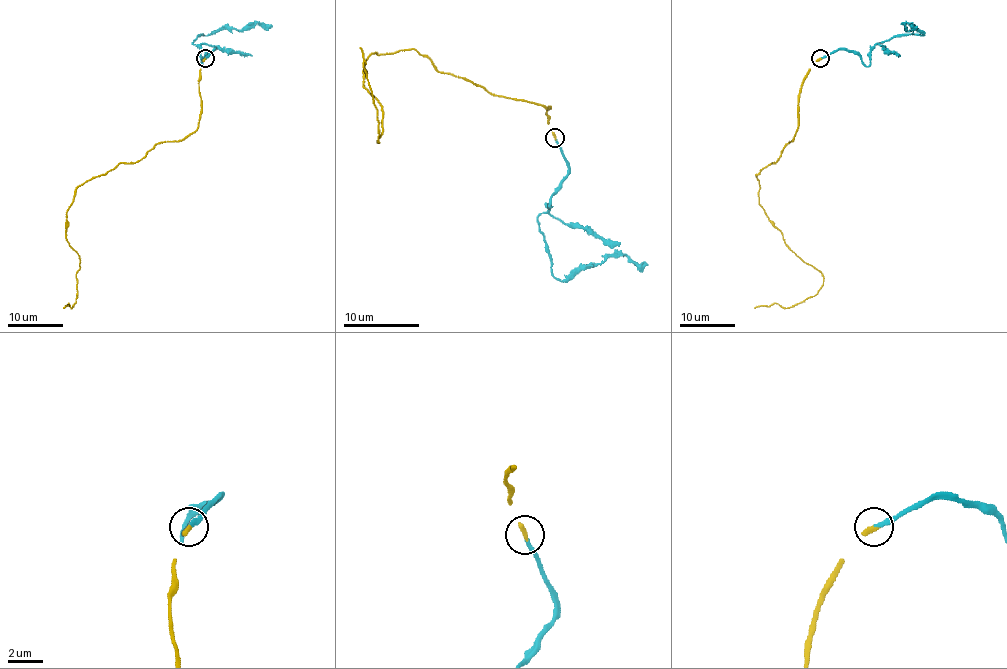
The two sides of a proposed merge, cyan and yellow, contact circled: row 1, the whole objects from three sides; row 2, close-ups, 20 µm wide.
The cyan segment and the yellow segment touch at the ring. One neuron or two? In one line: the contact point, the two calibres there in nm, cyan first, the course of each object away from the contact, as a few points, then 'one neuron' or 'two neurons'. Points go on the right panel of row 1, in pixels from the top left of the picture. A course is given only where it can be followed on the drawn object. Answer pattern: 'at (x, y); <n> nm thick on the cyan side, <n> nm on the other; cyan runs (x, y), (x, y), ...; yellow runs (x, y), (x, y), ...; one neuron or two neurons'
at (820, 58); 200 nm thick on the cyan side, 280 nm on the other; cyan runs (820, 58), (849, 50), (867, 66), (878, 43), (922, 36), (905, 28), (911, 25); yellow runs (820, 58), (802, 84), (792, 139), (755, 175), (765, 213), (821, 274), (823, 286), (791, 307), (754, 308); one neuron

